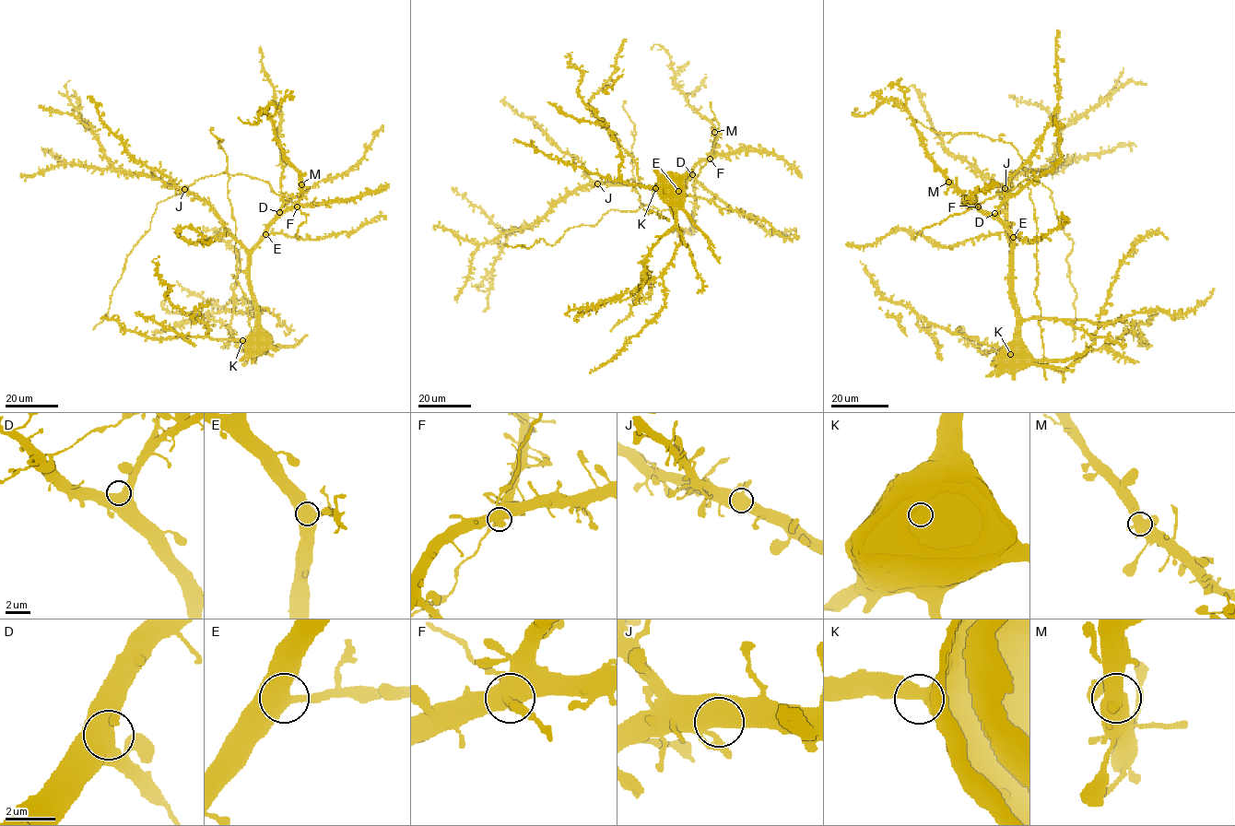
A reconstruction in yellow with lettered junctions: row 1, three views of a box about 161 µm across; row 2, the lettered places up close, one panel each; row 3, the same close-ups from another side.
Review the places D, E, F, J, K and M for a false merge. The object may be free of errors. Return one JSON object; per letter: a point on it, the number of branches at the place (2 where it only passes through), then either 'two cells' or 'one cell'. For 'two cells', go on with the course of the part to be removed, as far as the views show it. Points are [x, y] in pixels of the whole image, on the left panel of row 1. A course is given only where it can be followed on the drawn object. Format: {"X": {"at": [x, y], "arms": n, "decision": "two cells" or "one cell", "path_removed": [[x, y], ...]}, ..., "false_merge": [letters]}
{"D": {"at": [279, 212], "arms": 2, "decision": "one cell"}, "E": {"at": [265, 234], "arms": 2, "decision": "one cell"}, "F": {"at": [297, 206], "arms": 3, "decision": "one cell"}, "J": {"at": [184, 189], "arms": 3, "decision": "one cell"}, "K": {"at": [242, 340], "arms": 2, "decision": "one cell"}, "M": {"at": [301, 184], "arms": 3, "decision": "one cell"}, "false_merge": []}

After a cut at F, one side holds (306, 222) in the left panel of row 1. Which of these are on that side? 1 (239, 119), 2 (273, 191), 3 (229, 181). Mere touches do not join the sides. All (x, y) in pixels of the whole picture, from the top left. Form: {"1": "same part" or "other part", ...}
{"1": "other part", "2": "same part", "3": "same part"}

